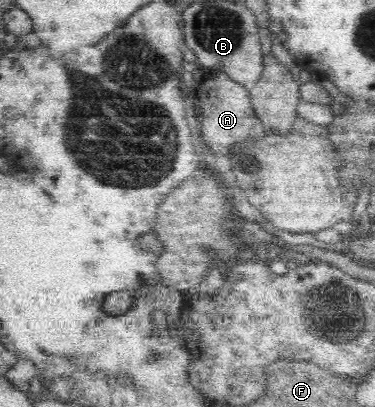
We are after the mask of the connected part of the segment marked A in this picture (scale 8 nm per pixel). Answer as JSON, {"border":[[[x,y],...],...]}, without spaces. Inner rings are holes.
{"border":[[[216,70],[206,72],[203,80],[204,82],[201,82],[197,89],[197,105],[201,110],[198,142],[208,146],[214,156],[228,158],[230,156],[228,150],[230,150],[232,142],[261,139],[267,134],[266,127],[254,114],[249,86],[238,84],[227,74]]]}

